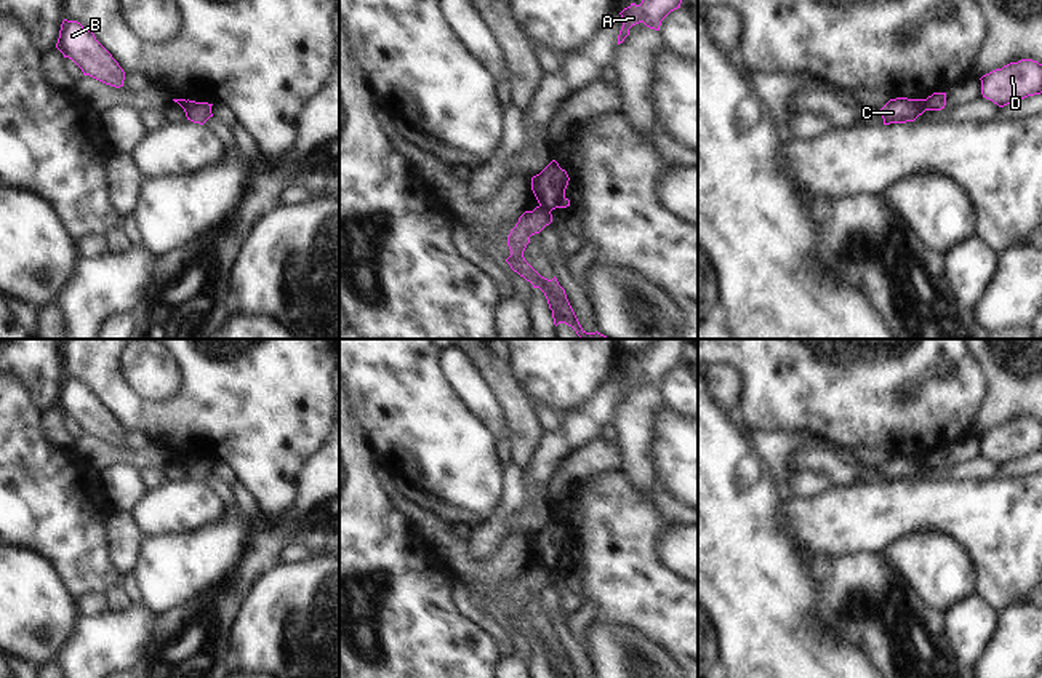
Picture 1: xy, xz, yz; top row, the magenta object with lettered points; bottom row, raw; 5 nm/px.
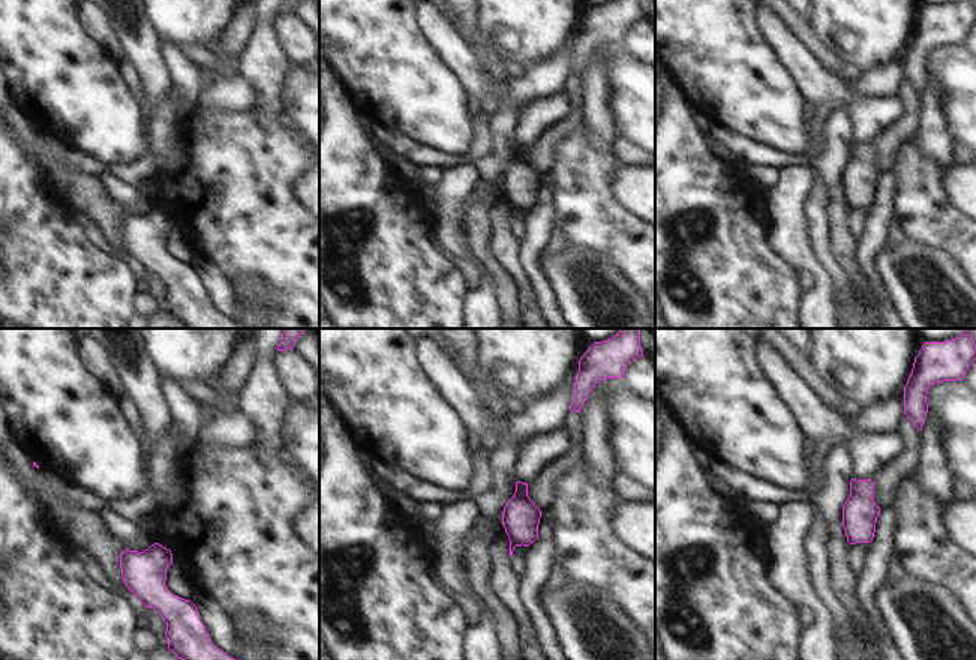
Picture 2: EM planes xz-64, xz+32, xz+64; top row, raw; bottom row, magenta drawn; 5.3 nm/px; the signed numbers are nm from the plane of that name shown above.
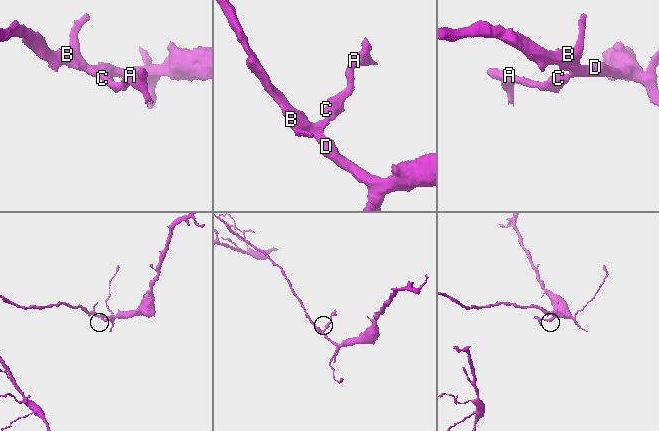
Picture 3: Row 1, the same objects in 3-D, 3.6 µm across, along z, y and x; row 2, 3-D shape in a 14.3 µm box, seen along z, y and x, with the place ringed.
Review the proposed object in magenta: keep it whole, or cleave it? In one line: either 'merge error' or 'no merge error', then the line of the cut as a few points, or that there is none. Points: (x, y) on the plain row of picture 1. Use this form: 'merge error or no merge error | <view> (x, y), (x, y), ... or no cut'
merge error | xz (540, 563), (549, 570)

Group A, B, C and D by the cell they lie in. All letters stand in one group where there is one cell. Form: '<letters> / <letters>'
A C / B D

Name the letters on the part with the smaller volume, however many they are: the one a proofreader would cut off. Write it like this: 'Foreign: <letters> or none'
Foreign: A, C

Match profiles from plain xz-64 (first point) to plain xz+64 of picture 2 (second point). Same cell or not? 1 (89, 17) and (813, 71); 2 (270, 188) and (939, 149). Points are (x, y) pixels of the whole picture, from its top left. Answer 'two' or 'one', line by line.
1: one
2: two

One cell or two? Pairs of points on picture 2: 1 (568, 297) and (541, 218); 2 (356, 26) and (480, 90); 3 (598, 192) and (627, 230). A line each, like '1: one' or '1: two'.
1: two
2: two
3: one

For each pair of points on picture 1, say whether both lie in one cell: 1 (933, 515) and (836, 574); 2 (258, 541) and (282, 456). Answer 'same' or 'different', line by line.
1: different
2: different

